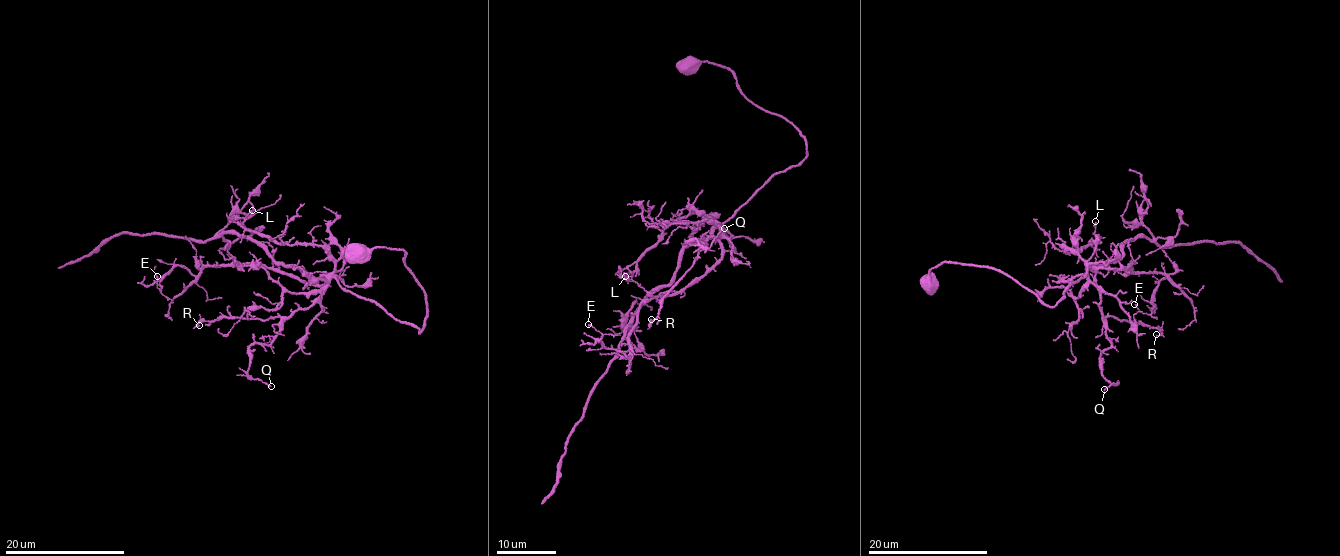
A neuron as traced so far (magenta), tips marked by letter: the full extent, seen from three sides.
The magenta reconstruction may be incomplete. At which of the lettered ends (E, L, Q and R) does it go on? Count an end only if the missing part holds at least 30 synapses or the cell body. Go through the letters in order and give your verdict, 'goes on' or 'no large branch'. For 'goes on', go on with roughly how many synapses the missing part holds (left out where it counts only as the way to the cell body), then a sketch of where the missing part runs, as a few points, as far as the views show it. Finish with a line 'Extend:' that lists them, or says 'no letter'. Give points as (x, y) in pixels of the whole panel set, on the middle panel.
E: no large branch
L: no large branch
Q: no large branch
R: no large branch
Extend: no letter

